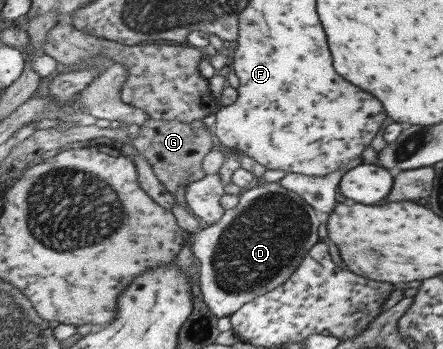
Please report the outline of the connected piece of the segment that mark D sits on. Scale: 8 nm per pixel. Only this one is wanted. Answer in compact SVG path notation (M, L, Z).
M280 181L274 183L267 183L260 187L251 186L240 194L239 204L235 208L230 208L215 224L208 225L208 227L201 228L198 232L189 238L190 251L200 262L200 290L205 298L205 303L209 305L211 312L218 318L225 318L235 315L243 305L249 304L251 300L255 300L258 296L267 294L275 290L279 285L282 285L294 272L297 267L302 263L302 260L309 254L309 251L319 243L319 226L321 220L317 218L317 210L315 210L302 196L299 196L292 190L287 190Z

